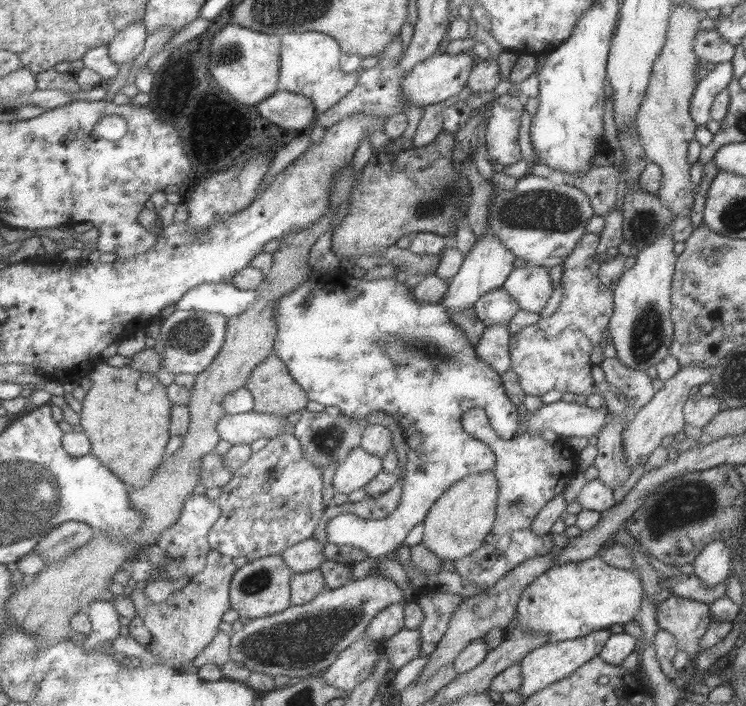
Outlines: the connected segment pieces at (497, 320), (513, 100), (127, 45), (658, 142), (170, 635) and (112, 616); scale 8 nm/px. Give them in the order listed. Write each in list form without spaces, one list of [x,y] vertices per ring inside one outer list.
[[[502,287],[485,294],[474,306],[476,317],[487,326],[508,323],[519,309],[517,301]]]
[[[503,94],[491,101],[491,116],[486,128],[488,156],[494,163],[505,166],[521,159],[518,128],[521,111],[527,97]]]
[[[145,17],[141,21],[137,21],[137,23],[127,27],[126,30],[121,31],[108,45],[111,60],[114,60],[117,64],[133,62],[145,50],[147,34]]]
[[[683,5],[672,8],[665,44],[652,64],[649,85],[634,120],[646,157],[661,169],[661,182],[655,195],[675,217],[688,215],[694,203],[694,184],[690,177],[690,165],[687,164],[687,144],[693,139],[696,126],[689,116],[688,108],[697,86],[695,71],[699,65],[699,58],[693,54],[691,47],[703,14]]]
[[[213,549],[208,555],[205,570],[186,582],[182,590],[174,592],[161,604],[153,602],[144,589],[129,591],[136,604],[138,616],[153,637],[145,647],[158,658],[157,664],[175,670],[185,670],[218,635],[223,616],[232,608],[230,586],[237,574],[233,557],[220,554],[219,550]]]
[[[106,600],[93,601],[88,612],[93,632],[83,642],[87,650],[100,650],[102,642],[121,636],[121,615],[115,603]]]

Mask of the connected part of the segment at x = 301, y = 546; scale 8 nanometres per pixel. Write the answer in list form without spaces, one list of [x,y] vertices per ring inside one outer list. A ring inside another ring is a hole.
[[[314,537],[298,542],[284,551],[282,557],[295,573],[312,572],[327,564],[324,544]]]

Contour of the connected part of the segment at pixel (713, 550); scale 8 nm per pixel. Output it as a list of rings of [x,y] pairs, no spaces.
[[[726,540],[709,542],[693,560],[693,574],[706,586],[724,582],[730,574],[730,550]]]

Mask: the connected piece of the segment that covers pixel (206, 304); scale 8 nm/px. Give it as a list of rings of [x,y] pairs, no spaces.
[[[205,283],[189,289],[175,308],[217,312],[230,318],[244,313],[257,297],[258,290],[241,290],[234,283]]]

